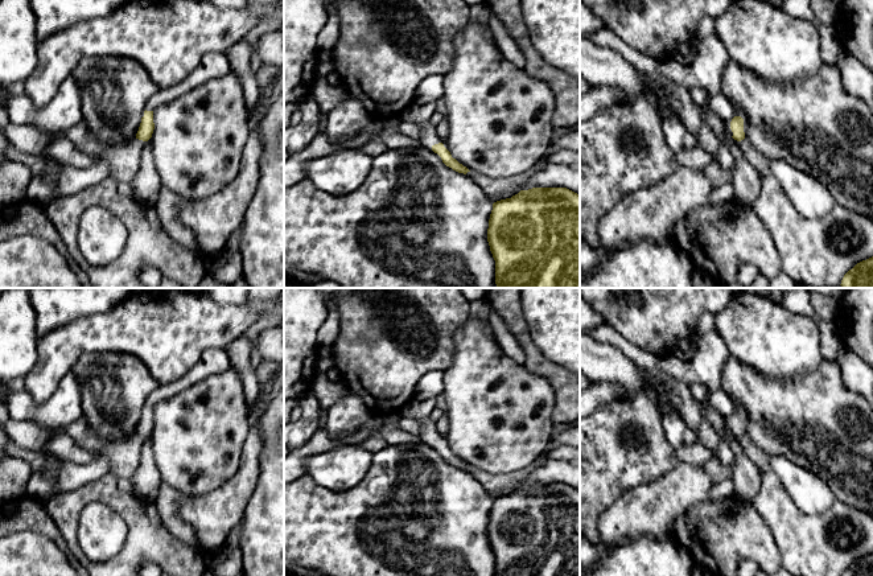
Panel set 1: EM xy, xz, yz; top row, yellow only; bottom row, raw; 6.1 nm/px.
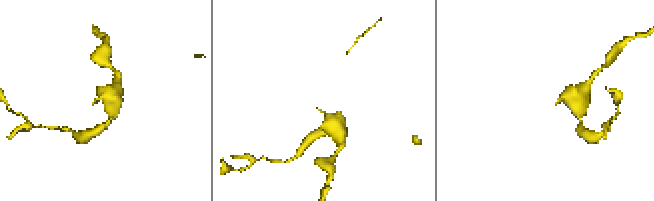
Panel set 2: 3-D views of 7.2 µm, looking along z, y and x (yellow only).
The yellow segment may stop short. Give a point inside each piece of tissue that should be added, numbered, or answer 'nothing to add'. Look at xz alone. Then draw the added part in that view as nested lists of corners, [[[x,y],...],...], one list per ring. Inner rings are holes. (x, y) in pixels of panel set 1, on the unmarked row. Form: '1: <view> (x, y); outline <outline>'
1: xz (428, 432); outline [[[428,416],[427,417],[416,417],[415,420],[420,425],[420,435],[419,435],[419,437],[420,437],[420,440],[423,443],[425,443],[427,445],[432,447],[432,443],[435,440],[442,439],[444,443],[448,445],[448,440],[438,433],[438,431],[436,428],[436,423],[432,421]]]

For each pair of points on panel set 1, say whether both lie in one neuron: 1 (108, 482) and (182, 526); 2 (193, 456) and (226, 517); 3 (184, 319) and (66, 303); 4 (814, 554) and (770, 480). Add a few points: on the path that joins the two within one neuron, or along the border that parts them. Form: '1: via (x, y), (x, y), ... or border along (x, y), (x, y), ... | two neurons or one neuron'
1: border along (153, 501), (163, 523), (177, 537) | two neurons
2: border along (237, 472), (217, 488), (193, 497) | two neurons
3: border along (122, 301), (103, 312), (79, 316) | two neurons
4: via (798, 535), (782, 517), (773, 498) | one neuron

